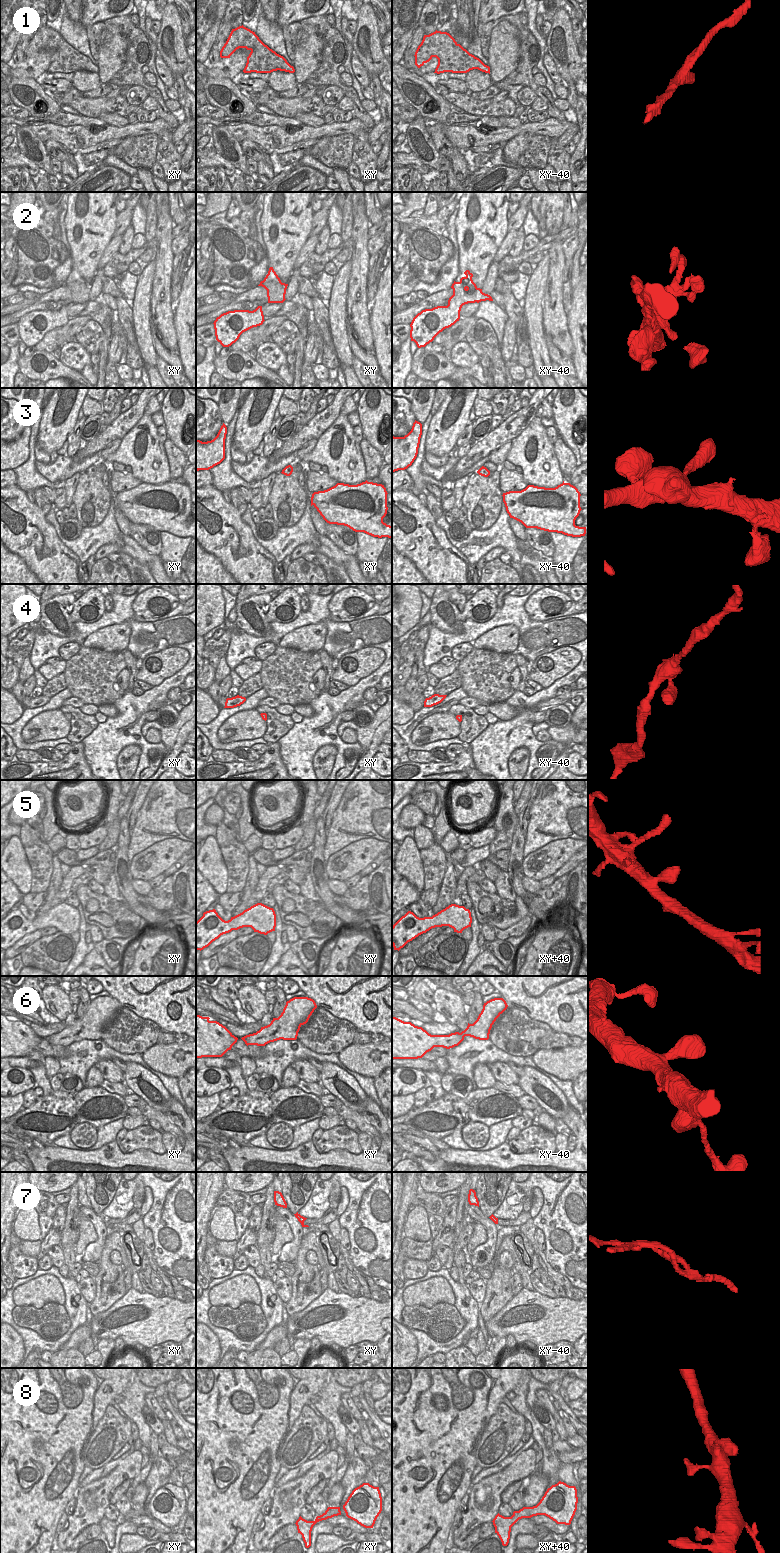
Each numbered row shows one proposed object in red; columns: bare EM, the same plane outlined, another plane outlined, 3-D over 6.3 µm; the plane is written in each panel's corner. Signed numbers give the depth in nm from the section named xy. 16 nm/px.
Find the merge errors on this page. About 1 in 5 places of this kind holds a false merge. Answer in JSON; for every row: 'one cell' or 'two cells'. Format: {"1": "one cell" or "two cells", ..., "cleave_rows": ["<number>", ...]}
{"1": "one cell", "2": "one cell", "3": "one cell", "4": "one cell", "5": "one cell", "6": "one cell", "7": "two cells", "8": "one cell", "cleave_rows": ["7"]}

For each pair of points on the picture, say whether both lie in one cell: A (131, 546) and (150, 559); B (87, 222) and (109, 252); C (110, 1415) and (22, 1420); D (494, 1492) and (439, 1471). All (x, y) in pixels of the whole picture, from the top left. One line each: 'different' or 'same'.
A: same
B: different
C: different
D: different

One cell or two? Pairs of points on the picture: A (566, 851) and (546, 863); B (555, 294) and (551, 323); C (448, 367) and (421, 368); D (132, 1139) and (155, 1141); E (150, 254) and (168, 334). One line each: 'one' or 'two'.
A: one
B: one
C: one
D: one
E: two

